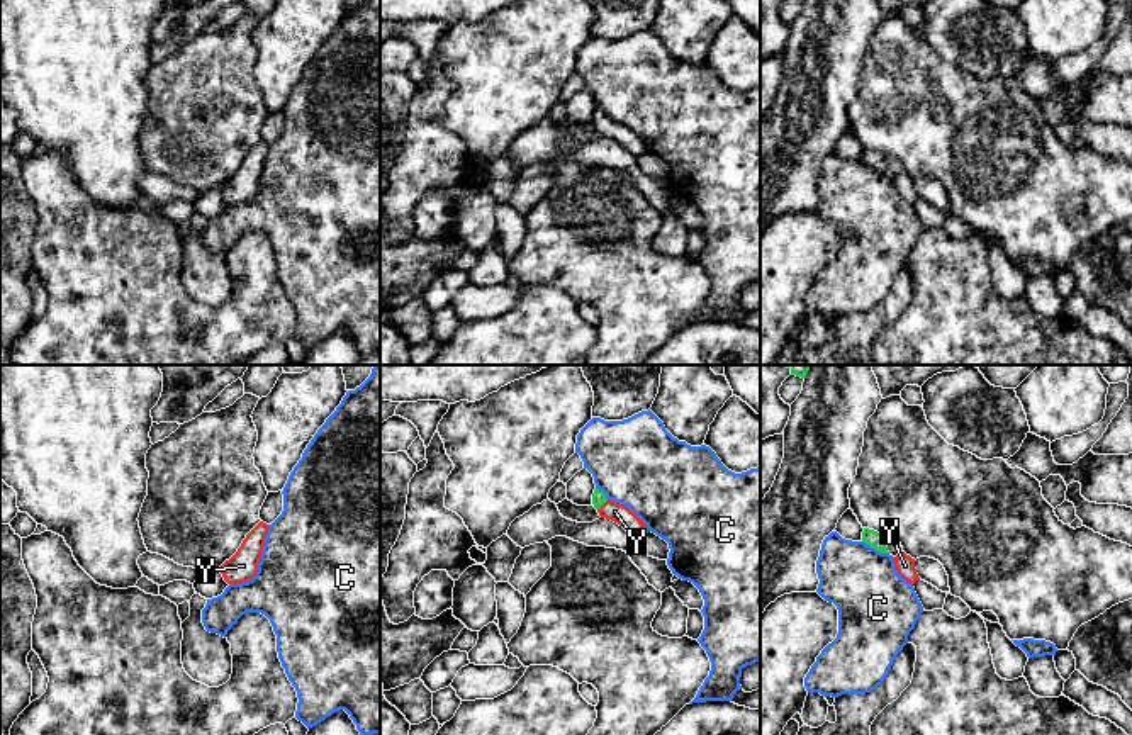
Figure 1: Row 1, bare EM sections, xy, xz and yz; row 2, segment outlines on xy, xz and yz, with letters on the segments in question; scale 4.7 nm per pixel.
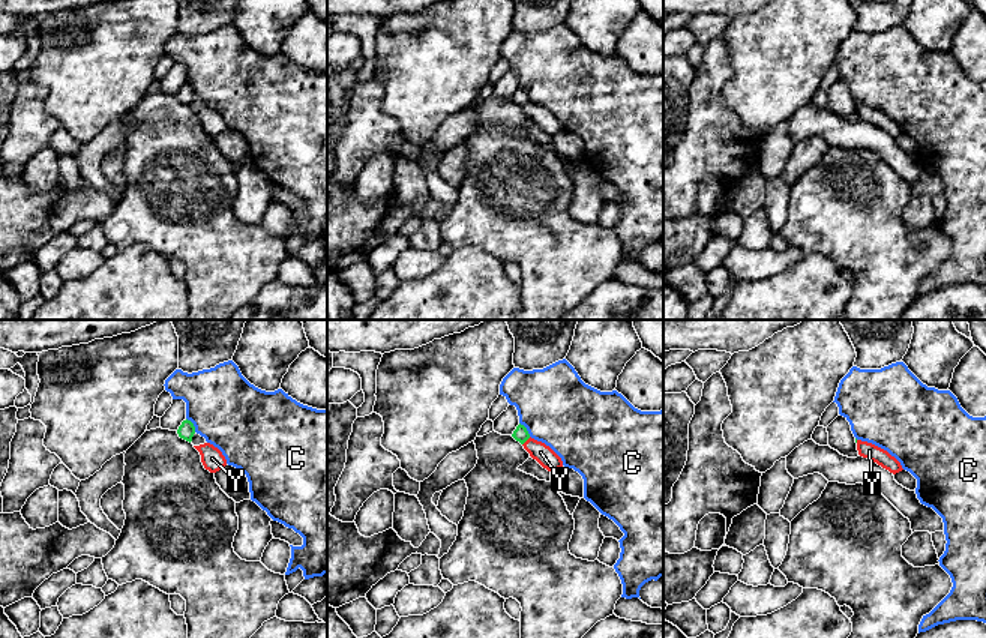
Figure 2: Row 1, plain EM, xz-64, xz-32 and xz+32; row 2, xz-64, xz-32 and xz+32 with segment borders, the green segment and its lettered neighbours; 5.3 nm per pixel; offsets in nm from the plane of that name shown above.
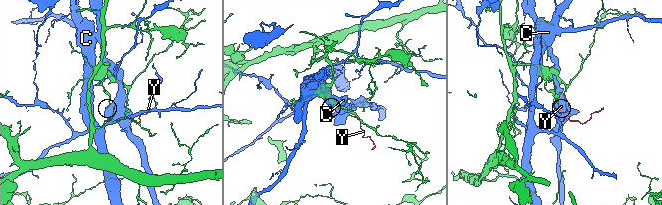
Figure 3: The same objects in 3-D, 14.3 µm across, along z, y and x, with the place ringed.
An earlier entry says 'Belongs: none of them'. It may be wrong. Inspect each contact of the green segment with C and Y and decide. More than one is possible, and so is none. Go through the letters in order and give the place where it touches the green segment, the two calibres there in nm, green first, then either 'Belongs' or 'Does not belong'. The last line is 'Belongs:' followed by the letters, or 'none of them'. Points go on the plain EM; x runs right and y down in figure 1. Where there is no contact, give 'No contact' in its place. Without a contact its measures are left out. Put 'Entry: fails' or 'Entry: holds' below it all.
C: Touches green at yz (876, 168). Thickness 80 nm (green) against 360 nm. Does not belong
Y: Touches green at xz (603, 123). Thickness 70 nm (green) against 90 nm. Belongs
Belongs: Y
Entry: fails

